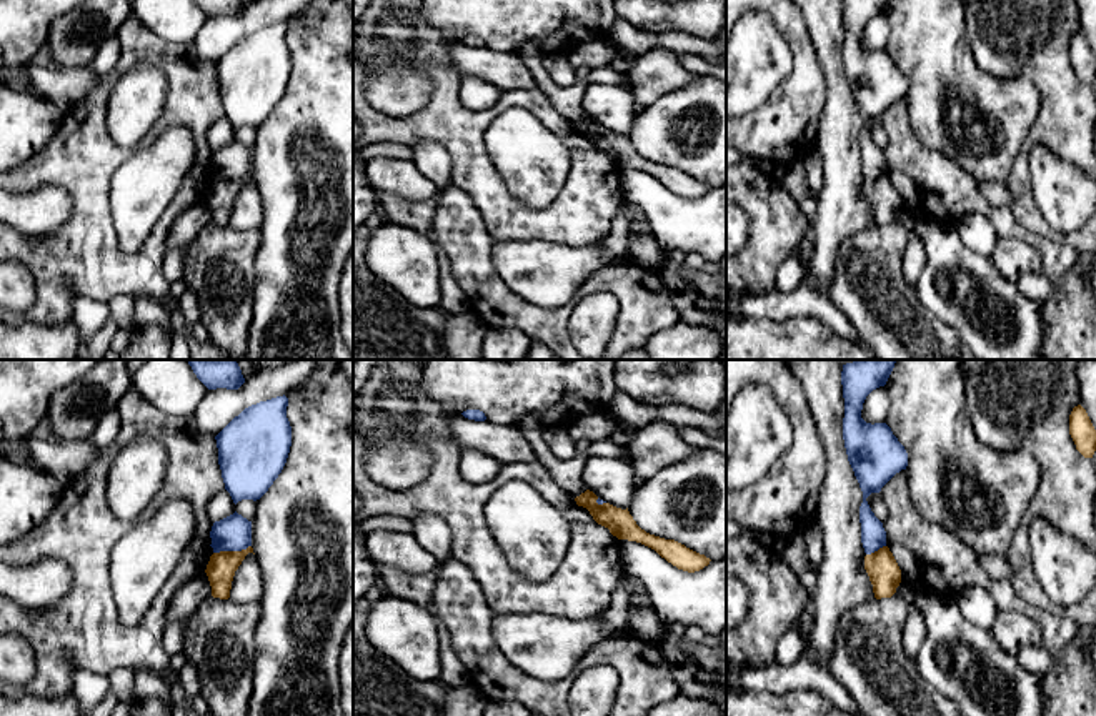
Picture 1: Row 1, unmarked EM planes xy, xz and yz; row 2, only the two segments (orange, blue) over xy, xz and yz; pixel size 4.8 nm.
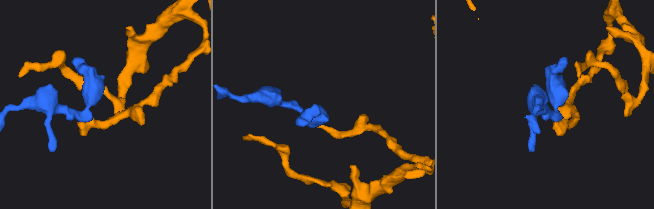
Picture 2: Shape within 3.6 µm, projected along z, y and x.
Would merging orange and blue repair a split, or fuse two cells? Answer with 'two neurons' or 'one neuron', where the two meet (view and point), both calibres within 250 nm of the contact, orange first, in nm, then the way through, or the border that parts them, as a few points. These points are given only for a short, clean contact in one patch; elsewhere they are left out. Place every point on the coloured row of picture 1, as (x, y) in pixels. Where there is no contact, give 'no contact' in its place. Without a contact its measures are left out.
two neurons; meets orange in xy at (232, 551); 140 nm thick on the orange side, 180 nm on the other; border along xy (250, 545), (240, 550), (214, 553)

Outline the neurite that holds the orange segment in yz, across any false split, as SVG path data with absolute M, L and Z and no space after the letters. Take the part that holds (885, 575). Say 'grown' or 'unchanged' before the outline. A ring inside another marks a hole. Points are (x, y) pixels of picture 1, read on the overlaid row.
unchanged; M888 546L864 556L864 569L876 599L891 598L901 583L901 569Z

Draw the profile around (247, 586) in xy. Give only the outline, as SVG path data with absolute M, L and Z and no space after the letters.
M248 553L235 571L230 599L237 604L260 601L263 596L263 573L257 556Z

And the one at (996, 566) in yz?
M979 554L978 559L979 559L979 566L991 579L1006 581L1011 578L1011 568L1006 556Z

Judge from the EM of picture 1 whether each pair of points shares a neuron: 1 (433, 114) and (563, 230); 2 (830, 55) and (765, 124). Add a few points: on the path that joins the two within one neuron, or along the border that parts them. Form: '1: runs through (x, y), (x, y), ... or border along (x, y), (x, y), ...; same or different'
1: runs through (467, 150), (472, 170), (527, 223); same
2: border along (805, 30), (823, 79), (825, 105); different

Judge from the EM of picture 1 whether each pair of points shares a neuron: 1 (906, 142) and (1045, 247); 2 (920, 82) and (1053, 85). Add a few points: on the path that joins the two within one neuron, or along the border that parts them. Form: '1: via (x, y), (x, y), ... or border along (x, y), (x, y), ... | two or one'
1: via (938, 177), (956, 195), (986, 208), (1010, 227) | one
2: border along (995, 75), (1033, 84), (1040, 95), (1033, 125) | two

